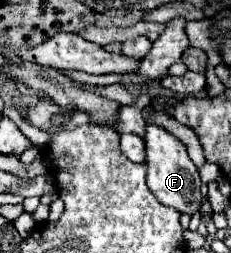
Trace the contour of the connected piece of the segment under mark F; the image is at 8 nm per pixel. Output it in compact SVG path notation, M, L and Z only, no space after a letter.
M150 124L146 126L146 166L148 166L148 188L154 192L154 196L164 204L180 210L182 214L194 214L200 210L200 200L202 200L202 180L198 176L198 168L194 162L188 158L186 146L168 134L164 128Z

